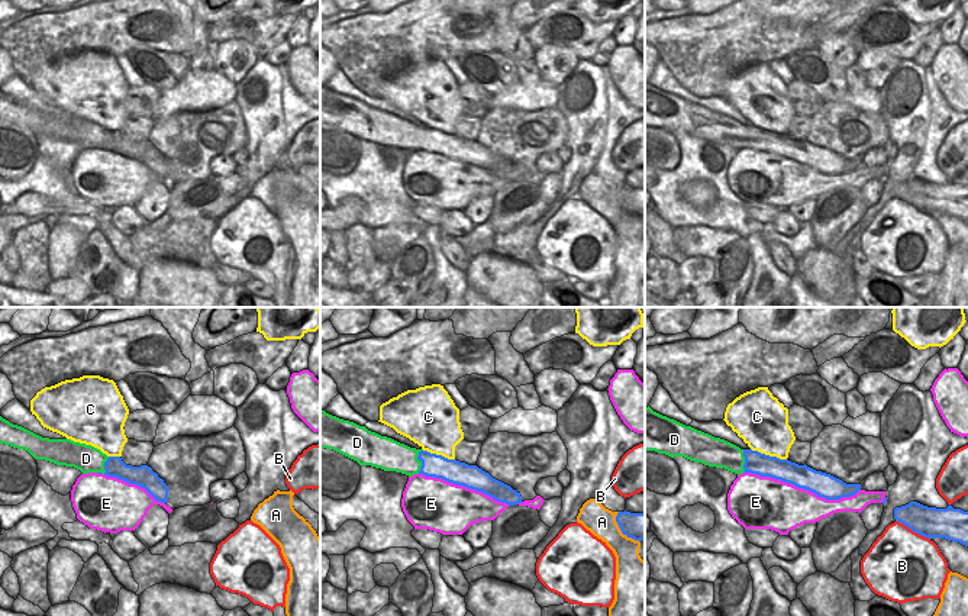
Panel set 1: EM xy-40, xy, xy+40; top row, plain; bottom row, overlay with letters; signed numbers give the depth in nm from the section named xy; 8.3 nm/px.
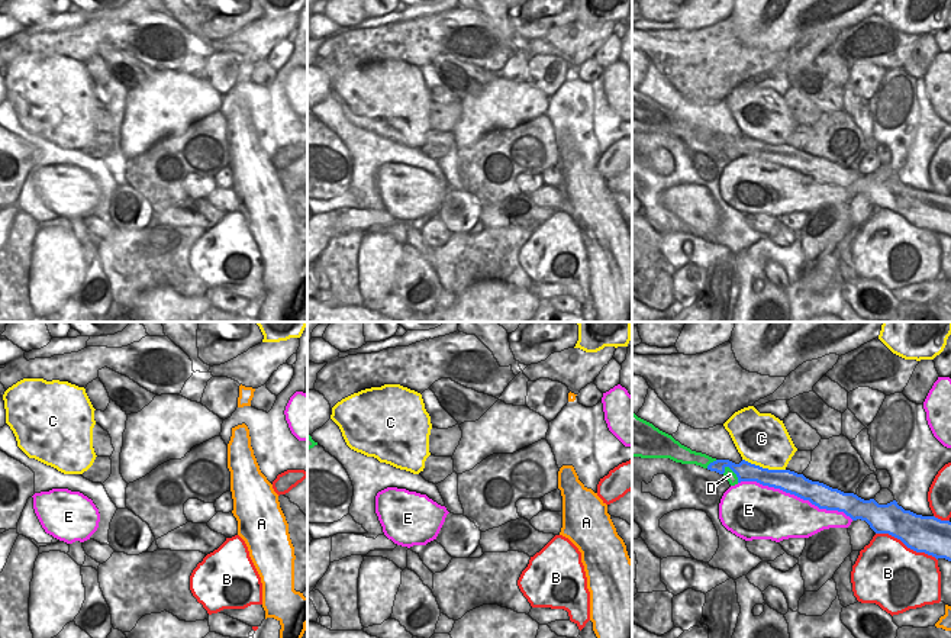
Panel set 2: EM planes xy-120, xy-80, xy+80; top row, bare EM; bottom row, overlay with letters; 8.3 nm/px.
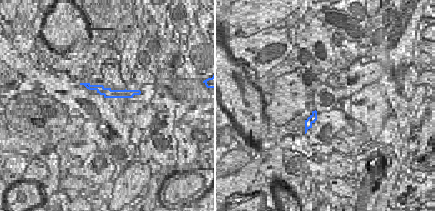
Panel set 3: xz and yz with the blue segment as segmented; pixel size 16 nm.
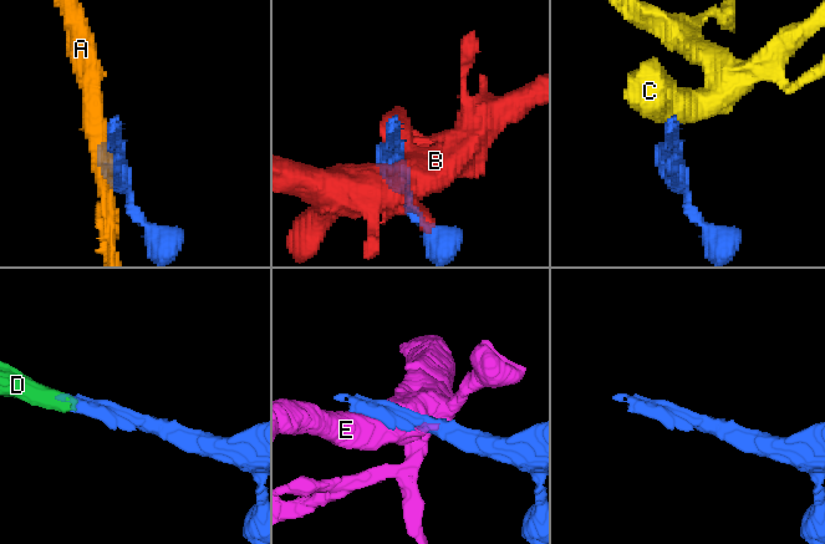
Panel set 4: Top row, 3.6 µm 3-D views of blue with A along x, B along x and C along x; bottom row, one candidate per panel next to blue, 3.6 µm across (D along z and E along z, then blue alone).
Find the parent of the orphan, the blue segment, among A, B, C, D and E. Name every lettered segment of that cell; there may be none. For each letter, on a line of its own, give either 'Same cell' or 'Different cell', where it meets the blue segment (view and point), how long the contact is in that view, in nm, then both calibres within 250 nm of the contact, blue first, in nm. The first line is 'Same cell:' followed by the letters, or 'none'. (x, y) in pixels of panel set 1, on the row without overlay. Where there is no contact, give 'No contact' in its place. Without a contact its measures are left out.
Same cell: D
A: Different cell. Touches blue at xy (620, 205). Shared border 320 nm. Thickness 240 nm (blue) against 240 nm
B: Different cell. Touches blue at xy+40 (913, 206). Shared border 340 nm. Thickness 260 nm (blue) against 500 nm
C: Different cell. Touches blue at xy+40 (768, 131). Shared border 320 nm. Thickness 190 nm (blue) against 400 nm
D: Same cell. Touches blue at xy (419, 135). Shared border 200 nm. Thickness 190 nm (blue) against 260 nm
E: Different cell. Touches blue at xy+40 (802, 163). Shared border 1000 nm. Thickness 200 nm (blue) against 420 nm

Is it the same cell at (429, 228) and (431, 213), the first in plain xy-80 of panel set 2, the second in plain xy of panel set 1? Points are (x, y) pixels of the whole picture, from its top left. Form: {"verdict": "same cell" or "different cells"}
{"verdict": "different cells"}

